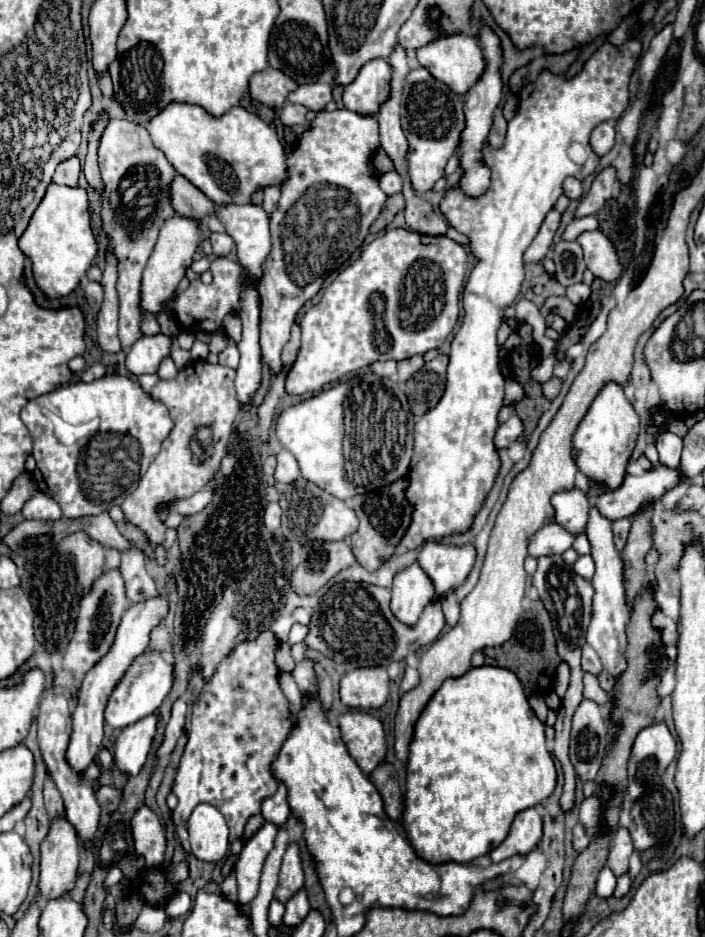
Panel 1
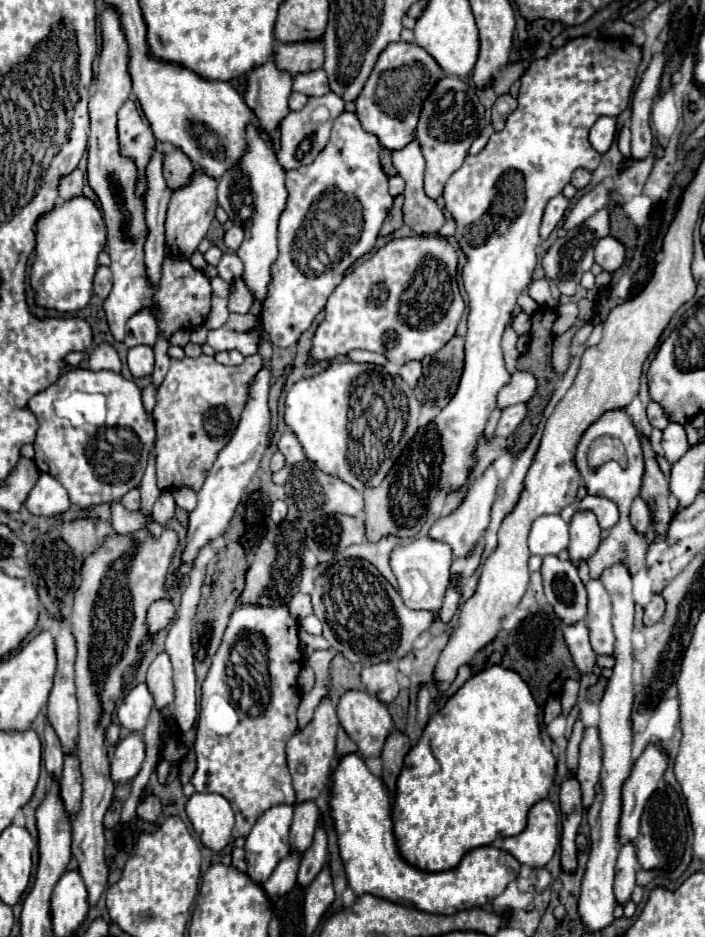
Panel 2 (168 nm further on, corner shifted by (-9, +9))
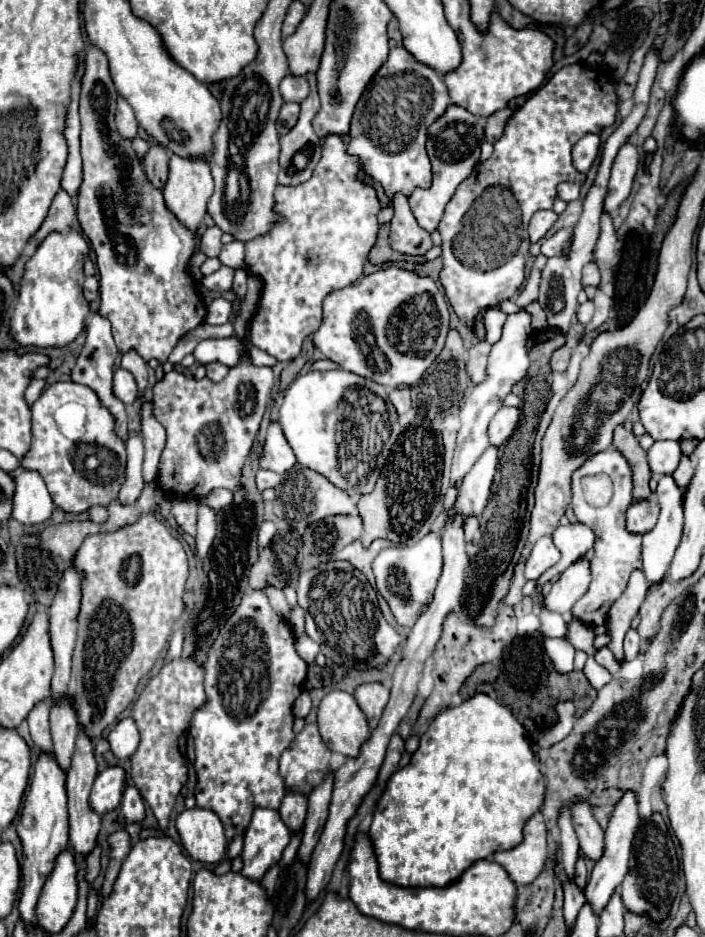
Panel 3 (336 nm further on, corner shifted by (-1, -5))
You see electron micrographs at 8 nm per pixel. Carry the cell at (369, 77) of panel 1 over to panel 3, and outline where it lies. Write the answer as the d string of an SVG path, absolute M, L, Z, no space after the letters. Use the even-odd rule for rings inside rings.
M393 47L389 51L389 59L381 65L359 99L351 121L347 151L349 155L357 155L361 171L383 187L389 205L397 193L409 197L417 187L429 187L433 173L425 151L427 129L445 113L445 107L451 105L447 101L451 99L447 97L443 75L413 59L405 47Z

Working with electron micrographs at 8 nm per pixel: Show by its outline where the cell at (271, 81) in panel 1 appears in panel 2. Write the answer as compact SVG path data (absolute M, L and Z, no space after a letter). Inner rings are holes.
M275 43L275 55L273 55L275 67L281 71L287 71L291 77L299 73L309 73L323 67L323 43Z

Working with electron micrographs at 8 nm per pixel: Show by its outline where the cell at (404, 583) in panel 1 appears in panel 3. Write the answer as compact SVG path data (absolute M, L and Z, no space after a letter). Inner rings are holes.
M427 533L415 545L407 547L387 547L373 561L373 575L377 591L387 601L397 625L413 625L421 611L433 601L433 593L441 575L443 555L441 555L441 537L437 533Z

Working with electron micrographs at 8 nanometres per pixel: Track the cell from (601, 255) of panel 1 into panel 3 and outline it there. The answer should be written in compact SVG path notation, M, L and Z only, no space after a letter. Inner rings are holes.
M587 263L587 265L583 267L583 279L581 279L583 287L589 287L589 285L597 287L599 281L601 281L601 275L599 275L597 265L595 265L595 263Z

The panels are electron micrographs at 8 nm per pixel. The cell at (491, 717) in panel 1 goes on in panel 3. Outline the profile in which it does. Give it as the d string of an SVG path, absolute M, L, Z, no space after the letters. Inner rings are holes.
M475 695L467 701L463 701L457 707L449 707L445 711L441 711L427 727L427 731L421 735L419 739L419 749L413 753L411 763L403 769L399 769L397 773L391 775L377 807L373 813L373 823L369 829L369 839L379 863L379 875L383 881L393 883L397 887L445 887L449 883L453 883L455 879L461 877L461 873L465 869L469 869L475 861L479 859L489 859L489 855L497 853L497 851L505 851L505 849L513 849L521 843L523 839L523 825L529 821L529 817L539 811L541 803L543 803L543 795L545 795L545 777L539 771L541 763L537 759L537 755L531 751L529 741L525 739L525 729L523 725L513 717L513 713L503 707L501 703L497 703L495 699L491 699L489 695Z

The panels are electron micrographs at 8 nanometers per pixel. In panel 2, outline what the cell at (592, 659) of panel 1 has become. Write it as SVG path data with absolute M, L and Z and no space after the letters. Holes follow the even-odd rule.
M589 579L589 613L587 613L587 629L591 637L593 651L597 655L613 655L613 629L611 629L611 601L609 593L601 585L599 579Z

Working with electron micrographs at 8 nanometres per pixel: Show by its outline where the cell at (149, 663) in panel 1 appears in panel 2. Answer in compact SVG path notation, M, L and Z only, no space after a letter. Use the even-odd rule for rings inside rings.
M137 683L125 695L125 699L121 701L121 705L117 709L119 723L131 731L143 731L153 707L155 707L155 701L153 701L153 695L151 695L147 683Z

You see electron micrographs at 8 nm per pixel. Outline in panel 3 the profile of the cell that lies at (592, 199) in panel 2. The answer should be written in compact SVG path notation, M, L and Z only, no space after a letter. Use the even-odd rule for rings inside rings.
M561 229L557 231L555 235L551 235L549 239L545 239L545 243L541 245L541 255L545 257L553 257L553 255L559 255L565 241L571 237L571 229Z

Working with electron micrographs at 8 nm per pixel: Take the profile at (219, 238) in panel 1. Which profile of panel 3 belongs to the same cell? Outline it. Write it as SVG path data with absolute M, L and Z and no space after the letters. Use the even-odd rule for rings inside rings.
M233 241L229 245L223 245L219 259L221 259L223 265L233 267L233 269L245 267L245 261L243 261L243 243L241 241Z

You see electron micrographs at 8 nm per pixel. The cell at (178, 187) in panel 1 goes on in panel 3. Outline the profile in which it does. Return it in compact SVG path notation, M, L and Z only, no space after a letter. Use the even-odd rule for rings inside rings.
M153 145L143 157L143 165L149 181L155 187L163 189L163 185L167 183L167 171L169 171L169 151L165 151L159 145Z

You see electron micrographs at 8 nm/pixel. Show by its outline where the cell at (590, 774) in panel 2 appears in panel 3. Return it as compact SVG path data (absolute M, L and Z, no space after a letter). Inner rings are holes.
M577 801L573 805L571 813L573 813L573 827L579 837L579 845L581 845L583 855L591 861L601 859L601 851L605 849L605 841L603 841L605 833L599 827L597 819L593 817L589 805L585 801Z

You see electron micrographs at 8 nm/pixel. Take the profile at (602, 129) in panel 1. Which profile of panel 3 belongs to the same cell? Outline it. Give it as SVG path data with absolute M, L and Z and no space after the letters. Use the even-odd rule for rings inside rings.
M585 135L581 137L575 145L573 145L573 167L581 173L587 173L591 163L595 161L597 153L599 153L599 135Z

